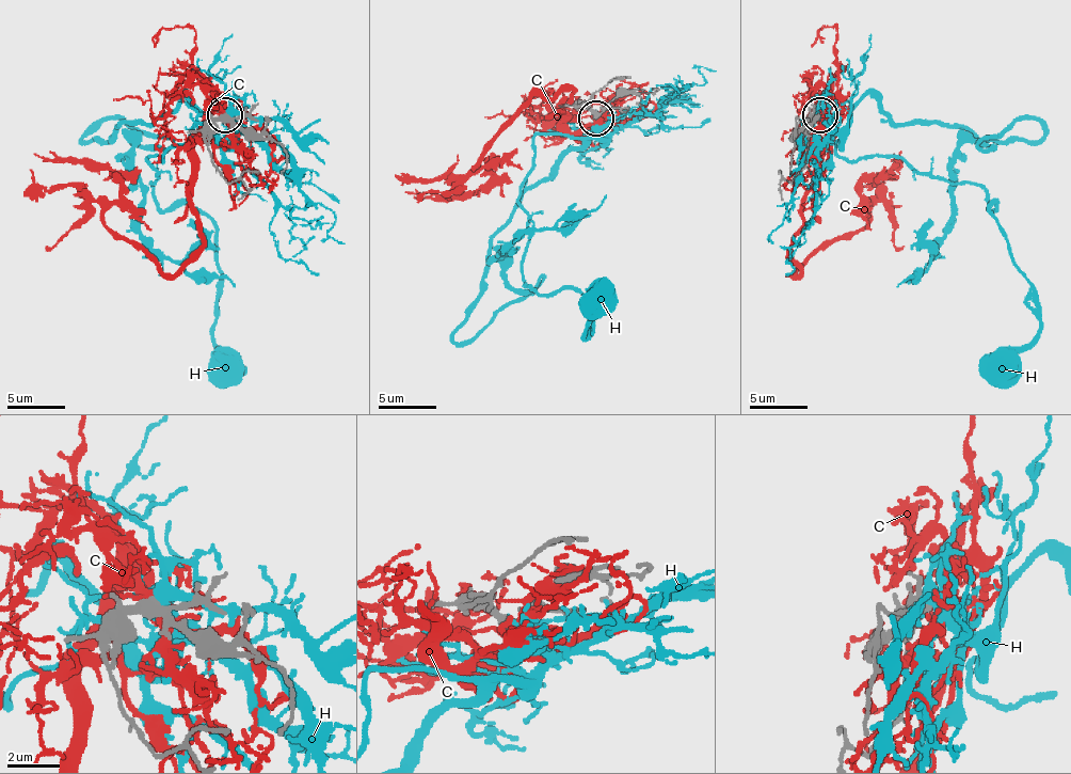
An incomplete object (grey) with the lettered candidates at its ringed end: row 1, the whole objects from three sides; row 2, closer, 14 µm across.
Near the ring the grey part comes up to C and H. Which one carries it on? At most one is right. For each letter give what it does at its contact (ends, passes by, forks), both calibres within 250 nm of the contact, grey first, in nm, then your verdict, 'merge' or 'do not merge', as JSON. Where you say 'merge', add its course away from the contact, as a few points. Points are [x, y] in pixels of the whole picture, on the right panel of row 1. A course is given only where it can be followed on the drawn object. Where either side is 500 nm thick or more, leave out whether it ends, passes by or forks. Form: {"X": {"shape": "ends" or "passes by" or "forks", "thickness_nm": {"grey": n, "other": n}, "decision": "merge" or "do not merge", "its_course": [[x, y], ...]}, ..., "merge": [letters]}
{"C": {"shape": "forks", "thickness_nm": {"grey": 300, "other": 280}, "decision": "merge", "its_course": [[818, 115], [829, 147], [820, 141], [798, 274], [867, 222], [861, 185], [898, 161], [893, 153]]}, "H": {"shape": "forks", "thickness_nm": {"grey": 320, "other": 340}, "decision": "do not merge"}, "merge": ["C"]}

